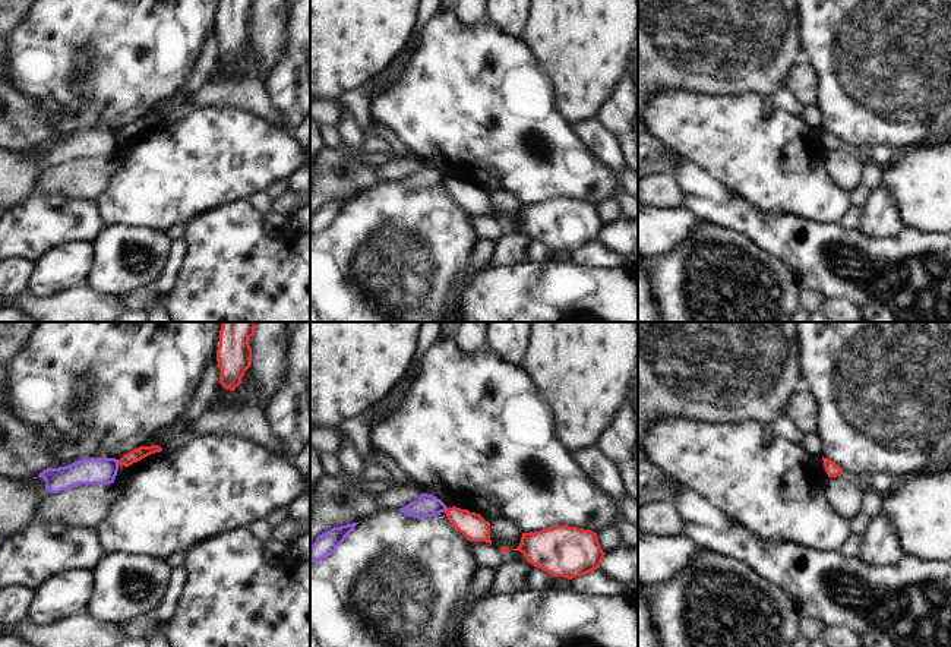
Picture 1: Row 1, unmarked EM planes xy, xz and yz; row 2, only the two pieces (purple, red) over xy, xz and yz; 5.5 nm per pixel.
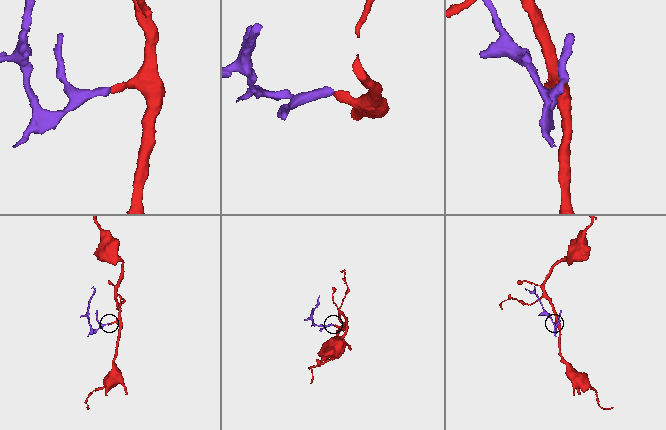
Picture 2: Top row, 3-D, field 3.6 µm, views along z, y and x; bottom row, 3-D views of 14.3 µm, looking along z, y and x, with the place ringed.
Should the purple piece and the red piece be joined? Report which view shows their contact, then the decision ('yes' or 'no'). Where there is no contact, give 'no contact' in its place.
meets purple in xy; no

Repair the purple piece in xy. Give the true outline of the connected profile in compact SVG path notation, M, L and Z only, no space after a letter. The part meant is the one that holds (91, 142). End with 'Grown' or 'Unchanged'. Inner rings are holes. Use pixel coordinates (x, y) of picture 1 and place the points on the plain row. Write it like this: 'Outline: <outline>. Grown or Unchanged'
Outline: M83 130L66 139L47 141L38 149L45 152L45 161L51 165L69 162L80 157L110 157L119 143L116 130Z. Unchanged

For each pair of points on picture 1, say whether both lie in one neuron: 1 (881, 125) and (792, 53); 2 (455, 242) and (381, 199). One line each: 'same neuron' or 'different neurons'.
1: different neurons
2: same neuron

